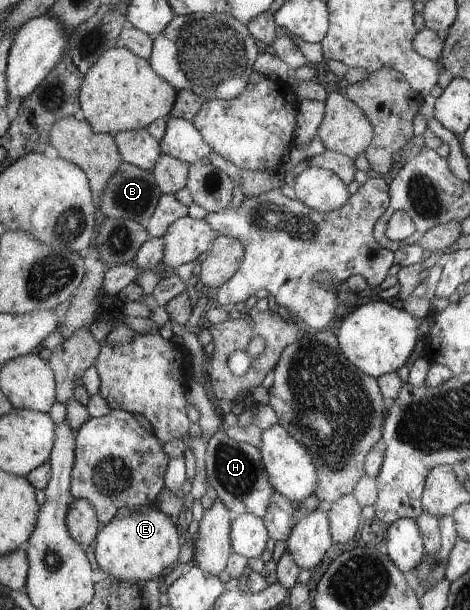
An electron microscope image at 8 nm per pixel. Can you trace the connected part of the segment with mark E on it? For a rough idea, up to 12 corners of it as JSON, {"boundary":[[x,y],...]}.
{"boundary":[[157,506],[98,533],[99,568],[121,582],[160,578],[180,533]]}

